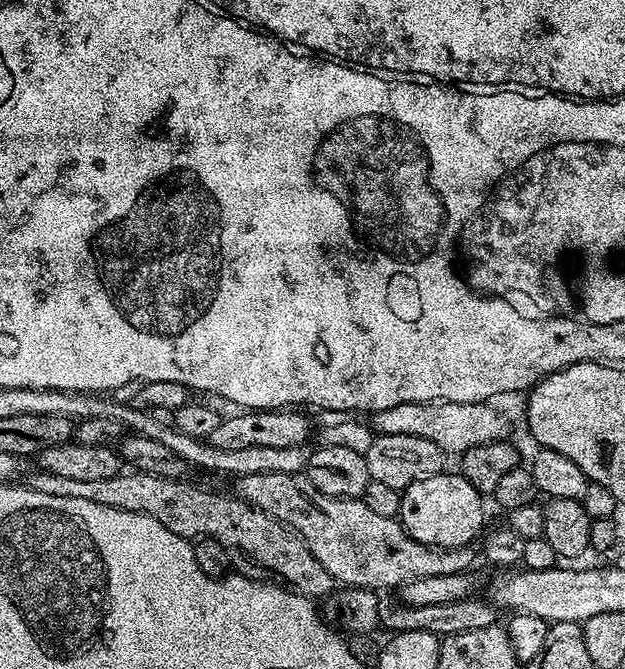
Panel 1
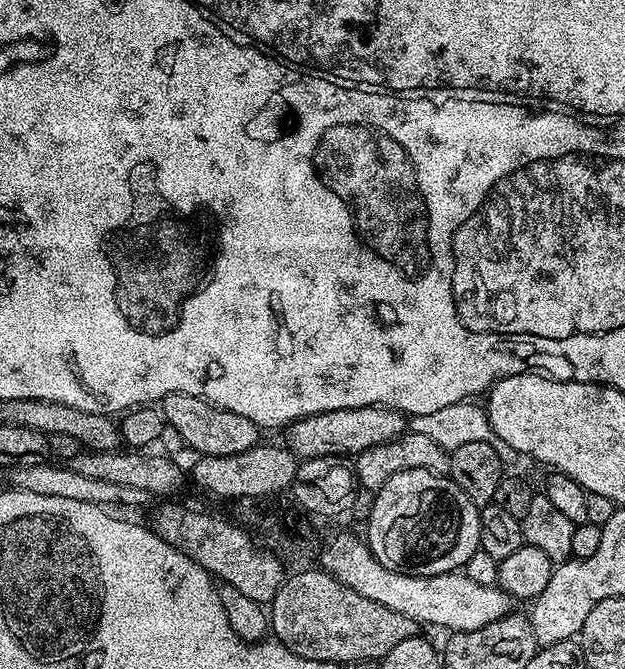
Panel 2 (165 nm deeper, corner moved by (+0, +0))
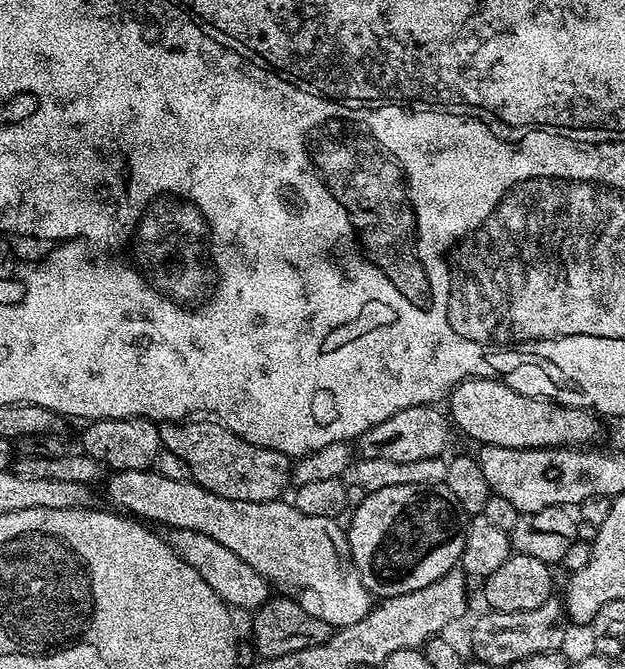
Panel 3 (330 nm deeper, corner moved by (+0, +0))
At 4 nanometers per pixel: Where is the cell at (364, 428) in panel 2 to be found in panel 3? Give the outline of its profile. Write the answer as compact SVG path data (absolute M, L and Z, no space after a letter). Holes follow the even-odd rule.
M419 404L398 410L398 414L386 418L386 422L378 422L378 426L370 426L370 430L357 436L355 451L363 458L390 458L390 462L418 462L422 458L443 457L453 429L449 417L445 413L443 416L438 409Z

